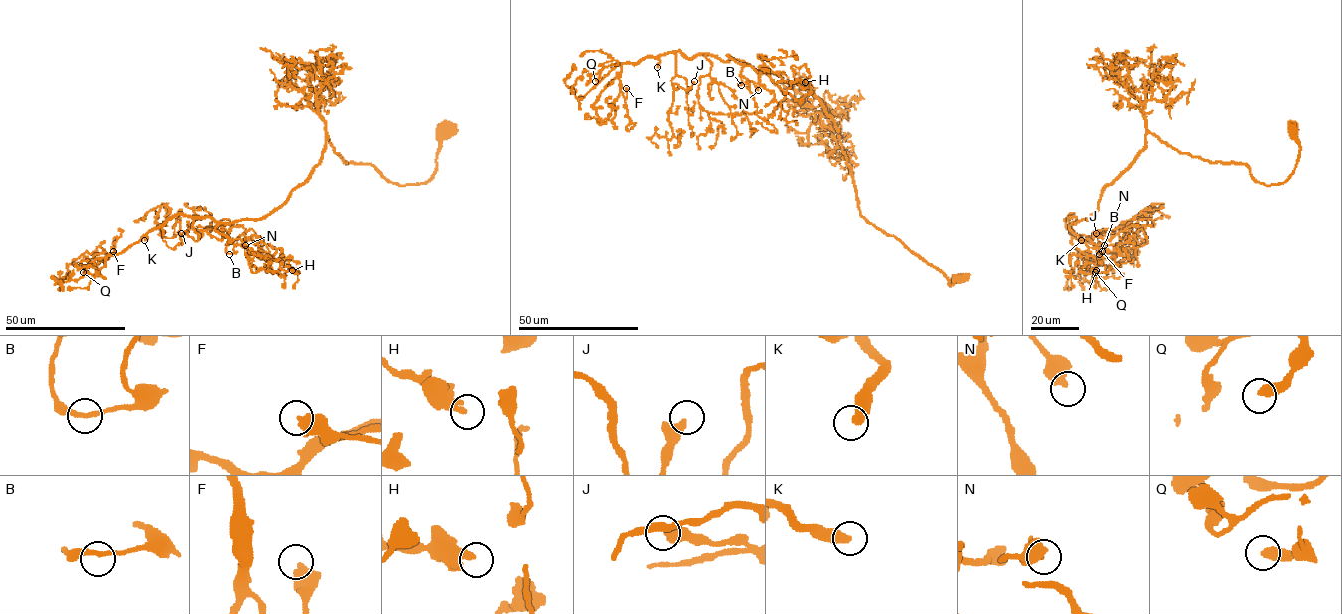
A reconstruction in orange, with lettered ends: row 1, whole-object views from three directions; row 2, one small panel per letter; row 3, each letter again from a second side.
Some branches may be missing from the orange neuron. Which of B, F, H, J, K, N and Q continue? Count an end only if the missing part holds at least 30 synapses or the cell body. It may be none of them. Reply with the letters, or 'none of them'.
K

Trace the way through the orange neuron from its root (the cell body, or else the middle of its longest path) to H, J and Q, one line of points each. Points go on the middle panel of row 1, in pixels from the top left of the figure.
H: (960, 278), (951, 285), (861, 215), (838, 128), (810, 90), (727, 55), (758, 74), (768, 67), (805, 82)
J: (960, 278), (951, 285), (861, 215), (838, 128), (810, 90), (676, 51), (676, 74), (689, 90), (694, 81)
Q: (960, 278), (951, 285), (861, 215), (838, 128), (806, 88), (739, 60), (679, 51), (610, 64), (595, 81)

